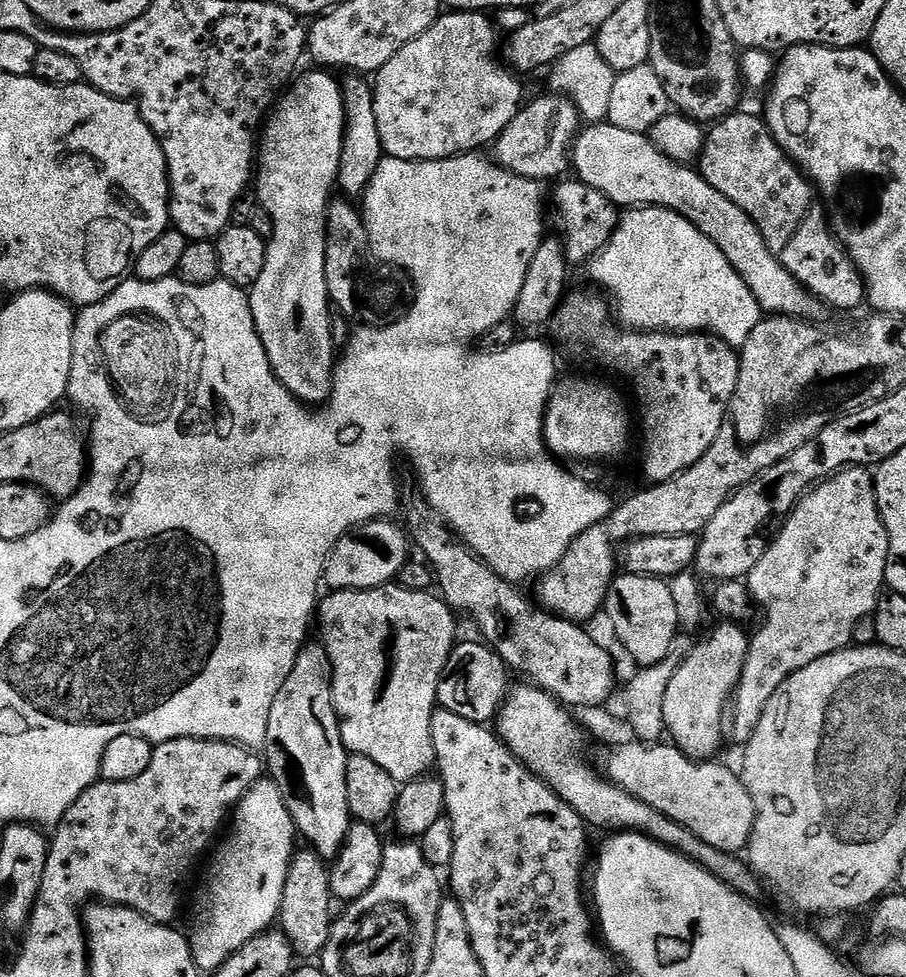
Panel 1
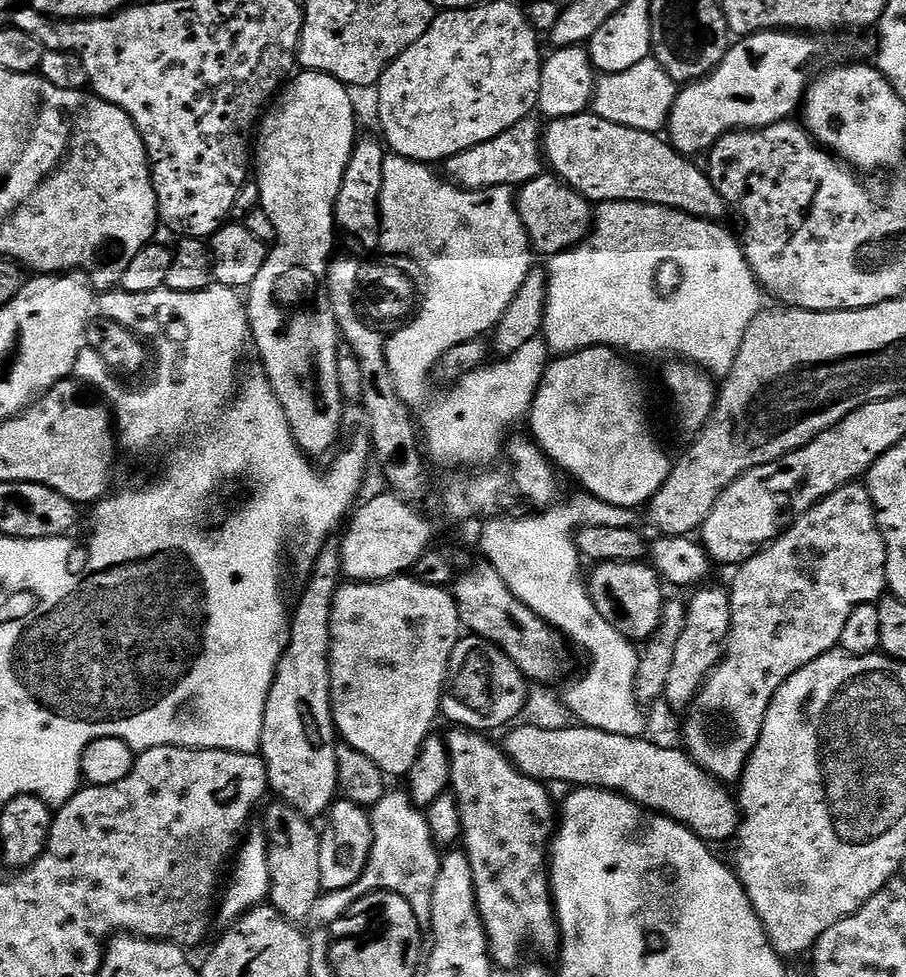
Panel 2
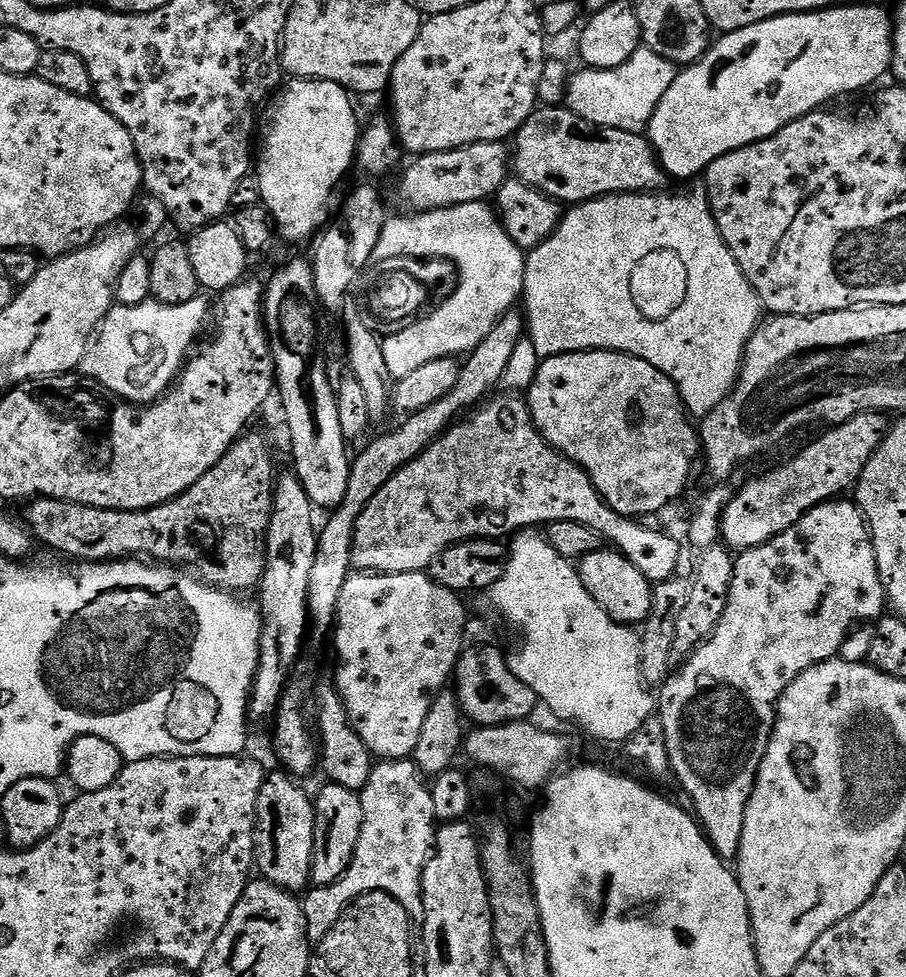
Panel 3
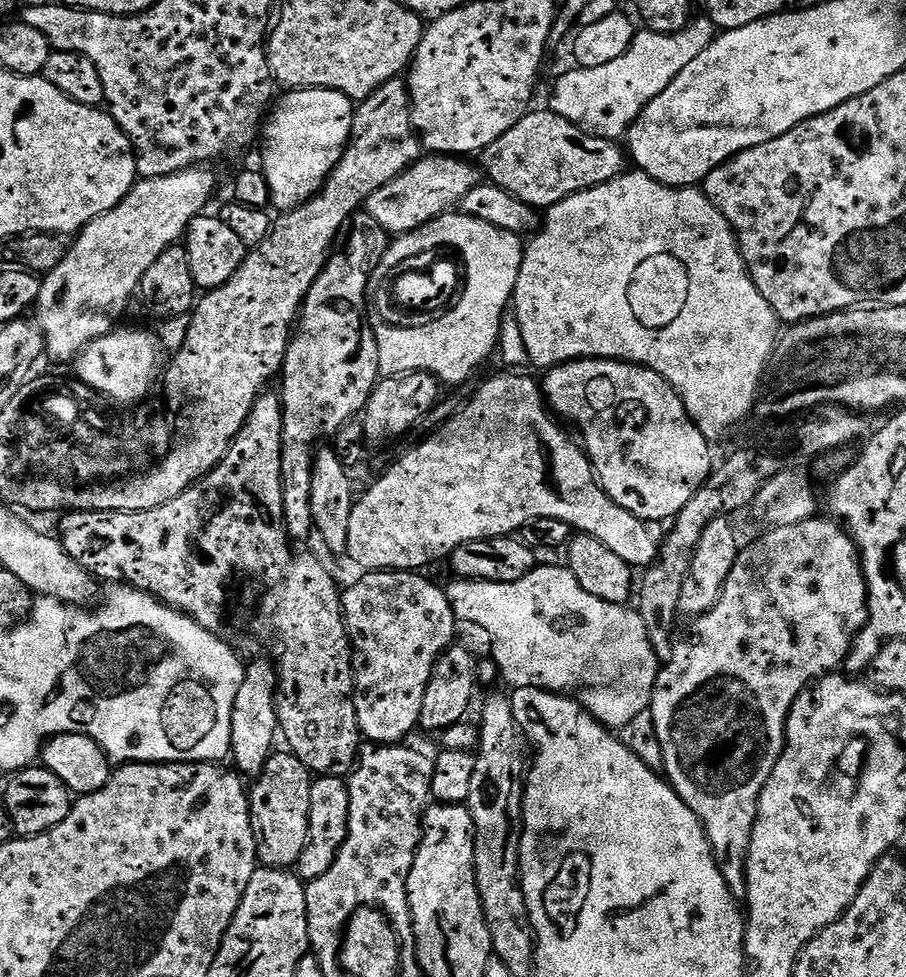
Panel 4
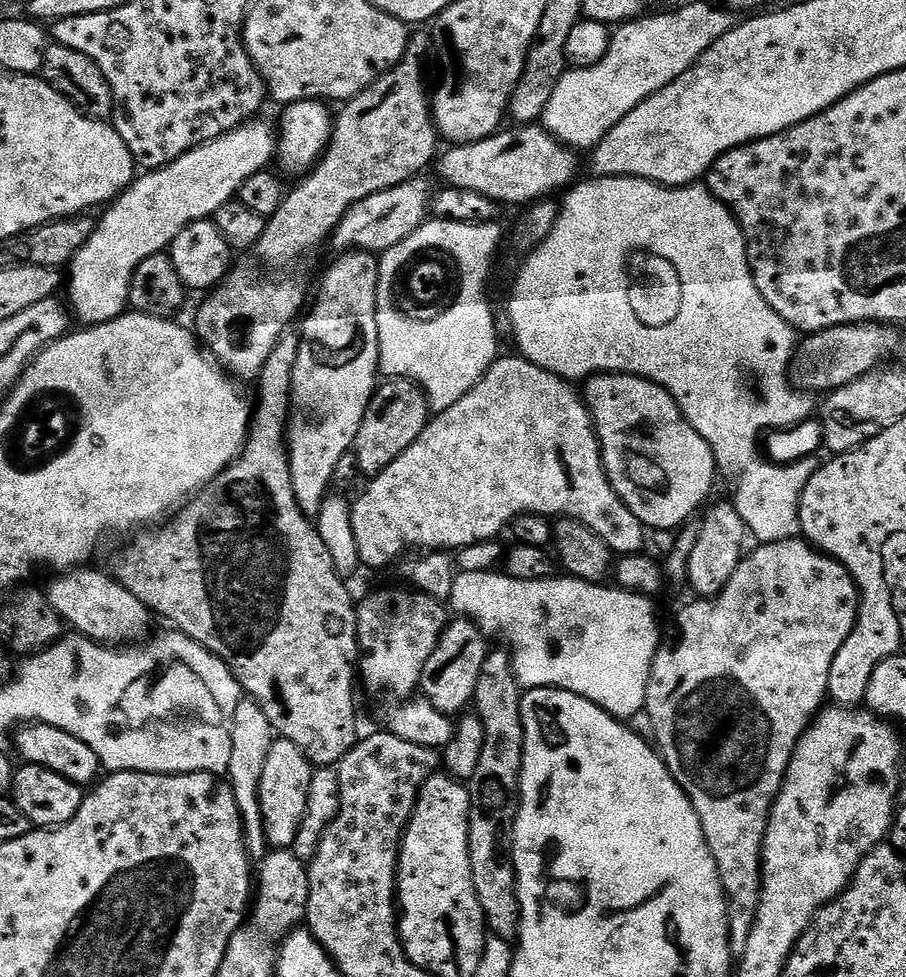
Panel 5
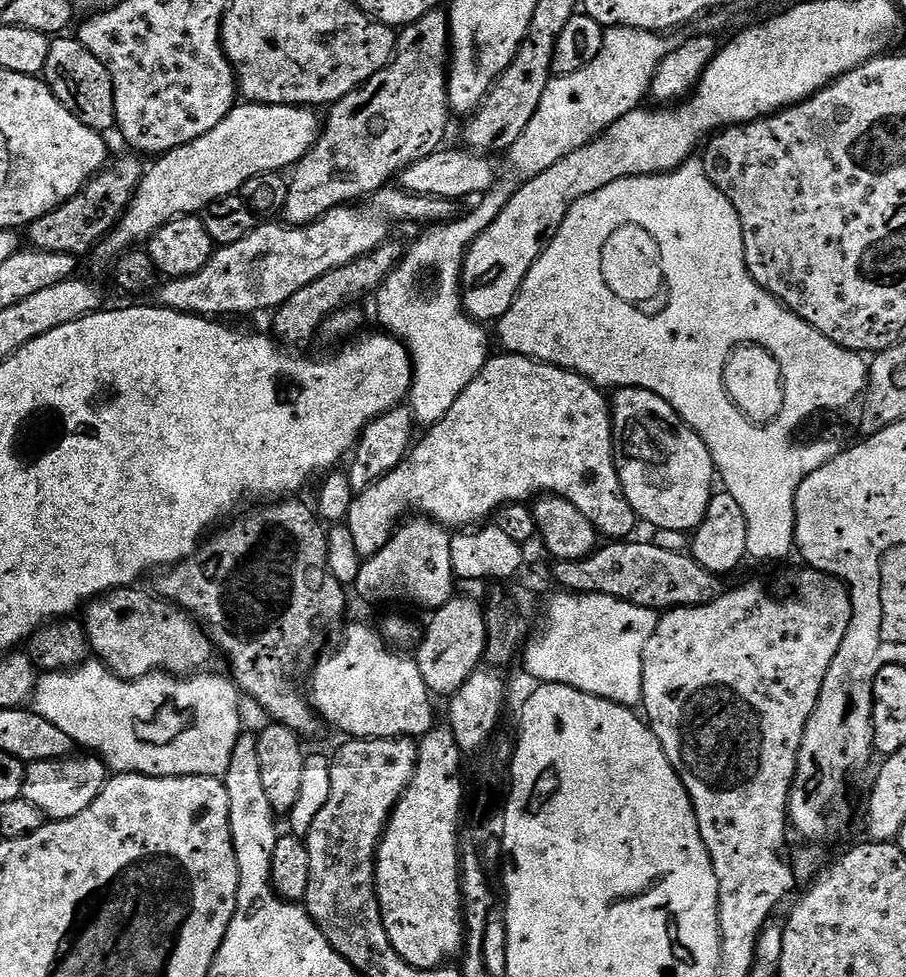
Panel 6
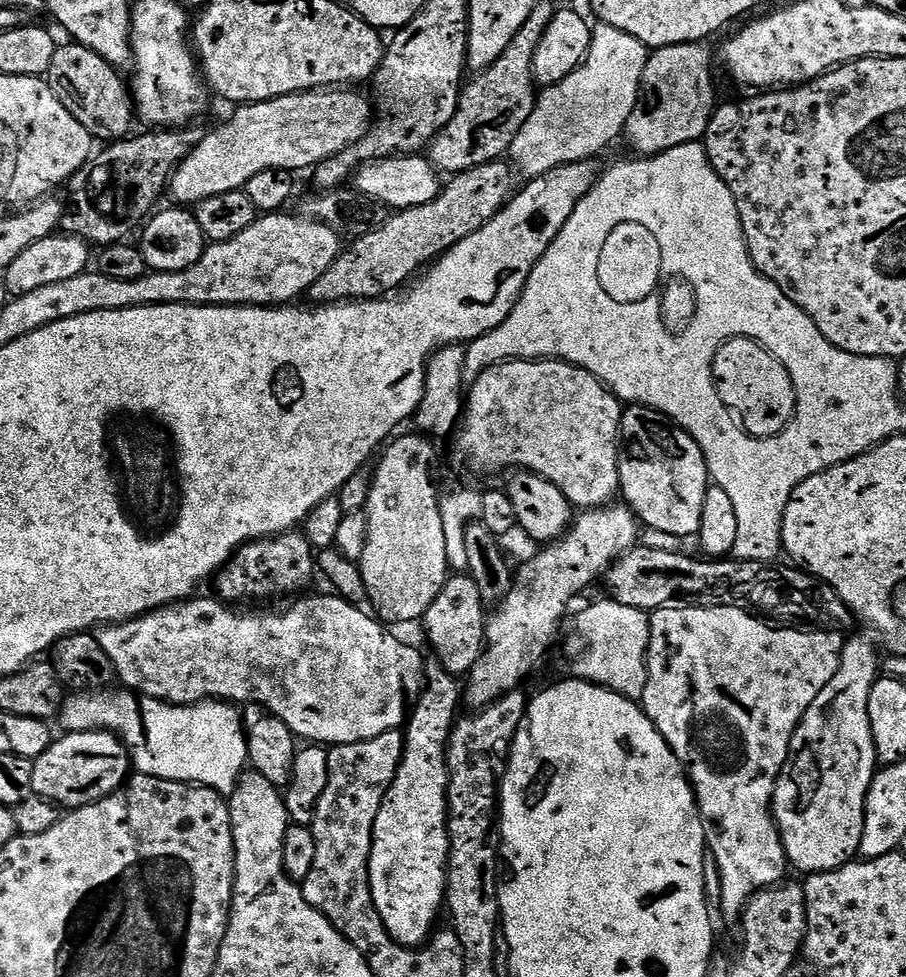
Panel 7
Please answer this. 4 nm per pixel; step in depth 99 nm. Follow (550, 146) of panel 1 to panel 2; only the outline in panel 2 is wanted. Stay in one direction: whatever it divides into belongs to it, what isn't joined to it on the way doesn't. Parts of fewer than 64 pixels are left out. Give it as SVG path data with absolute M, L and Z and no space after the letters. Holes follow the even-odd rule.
M536 118L523 120L510 126L510 130L498 134L498 138L490 138L490 142L482 142L470 150L462 150L462 154L443 161L443 175L457 188L507 188L530 182L546 168L542 151L542 124L539 122L541 123Z

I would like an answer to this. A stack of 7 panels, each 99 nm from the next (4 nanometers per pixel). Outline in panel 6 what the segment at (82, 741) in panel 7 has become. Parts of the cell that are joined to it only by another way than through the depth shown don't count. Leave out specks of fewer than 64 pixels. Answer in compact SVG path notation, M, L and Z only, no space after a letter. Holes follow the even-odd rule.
M84 754L81 760L39 760L27 765L24 769L24 785L22 799L30 802L30 806L38 806L42 814L49 820L65 820L74 818L74 814L82 814L94 798L103 790L110 775L110 769L99 755Z

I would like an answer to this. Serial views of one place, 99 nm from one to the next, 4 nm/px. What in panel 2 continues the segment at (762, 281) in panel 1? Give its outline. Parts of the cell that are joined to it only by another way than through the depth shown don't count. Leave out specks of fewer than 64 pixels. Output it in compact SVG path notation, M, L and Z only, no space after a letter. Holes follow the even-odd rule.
M591 111L570 118L548 120L542 132L547 164L564 183L589 202L625 200L673 208L698 220L713 222L726 212L724 199L714 190L707 171L681 156L663 135L618 126L615 119L592 116Z

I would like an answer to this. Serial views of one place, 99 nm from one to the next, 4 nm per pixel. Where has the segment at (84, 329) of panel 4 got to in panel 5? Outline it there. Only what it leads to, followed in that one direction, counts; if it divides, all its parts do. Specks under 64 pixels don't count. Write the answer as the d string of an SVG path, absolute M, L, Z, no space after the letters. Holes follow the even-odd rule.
M245 122L234 130L224 132L218 138L206 142L202 146L190 149L182 158L170 162L165 168L145 171L137 175L132 183L103 209L104 217L96 220L94 234L78 250L66 272L66 304L71 315L76 316L84 326L105 324L125 315L130 294L130 278L134 278L134 270L159 252L168 252L174 238L182 234L187 224L215 217L217 210L226 202L230 202L239 193L242 182L250 178L250 174L265 171L273 163L276 155L277 133L268 124Z

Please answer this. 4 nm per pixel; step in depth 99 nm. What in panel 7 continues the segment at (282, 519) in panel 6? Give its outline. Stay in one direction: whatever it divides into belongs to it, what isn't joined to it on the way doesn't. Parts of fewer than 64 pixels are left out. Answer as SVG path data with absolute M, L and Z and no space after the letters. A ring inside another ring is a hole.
M293 530L283 532L280 536L269 536L267 540L253 540L250 544L243 544L237 552L232 553L222 571L215 577L214 584L220 587L218 593L221 601L232 606L244 606L247 600L276 600L287 592L303 593L312 584L312 579L318 576L318 556L303 531Z

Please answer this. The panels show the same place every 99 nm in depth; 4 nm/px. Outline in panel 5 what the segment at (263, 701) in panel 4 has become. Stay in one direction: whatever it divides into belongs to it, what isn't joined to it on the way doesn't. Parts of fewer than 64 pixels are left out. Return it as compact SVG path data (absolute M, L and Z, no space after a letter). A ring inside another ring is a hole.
M241 698L232 719L230 766L226 779L234 790L234 798L238 802L238 810L244 823L244 844L248 848L249 857L256 862L263 861L269 851L268 839L264 833L264 819L260 809L260 783L262 782L262 770L266 766L266 754L270 754L273 739L274 733L270 726L270 718L262 714L262 706L255 704L251 698Z

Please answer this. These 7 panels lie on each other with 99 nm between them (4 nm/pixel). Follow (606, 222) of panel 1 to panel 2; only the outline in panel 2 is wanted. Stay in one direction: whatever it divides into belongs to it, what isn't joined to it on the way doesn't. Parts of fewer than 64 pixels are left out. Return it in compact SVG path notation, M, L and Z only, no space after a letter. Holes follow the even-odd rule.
M541 174L519 185L515 198L528 243L533 253L540 255L541 252L544 258L551 258L567 248L576 247L592 229L593 205L555 174Z

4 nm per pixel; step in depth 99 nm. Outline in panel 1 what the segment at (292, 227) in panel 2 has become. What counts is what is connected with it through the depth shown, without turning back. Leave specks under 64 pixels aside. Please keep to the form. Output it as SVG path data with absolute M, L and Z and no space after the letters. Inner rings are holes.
M324 70L316 71L320 72L308 72L300 81L297 79L279 97L278 103L271 109L270 115L263 125L262 135L258 140L258 171L254 176L254 188L256 184L257 192L255 192L255 195L258 197L259 207L264 208L266 214L272 220L272 235L267 241L268 253L266 254L266 266L262 266L262 274L258 274L258 282L252 285L248 298L248 304L252 308L254 326L258 330L262 346L270 358L272 372L289 394L305 406L320 406L327 401L328 396L332 392L332 370L338 359L338 349L331 342L331 307L328 299L328 291L326 290L326 234L324 233L324 217L330 199L334 194L332 193L332 188L334 192L336 175L338 174L338 162L342 158L342 142L344 141L344 96L341 83L330 77L333 75L330 75Z

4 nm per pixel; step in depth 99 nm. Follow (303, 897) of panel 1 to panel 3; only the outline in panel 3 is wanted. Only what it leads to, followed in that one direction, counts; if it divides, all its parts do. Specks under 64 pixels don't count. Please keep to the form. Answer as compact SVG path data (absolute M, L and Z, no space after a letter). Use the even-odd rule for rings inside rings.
M283 770L269 771L262 782L262 790L258 790L258 806L256 807L256 859L255 867L259 875L274 886L284 888L293 894L300 894L309 887L312 878L312 859L314 858L314 822L316 821L316 805L313 797L289 773Z

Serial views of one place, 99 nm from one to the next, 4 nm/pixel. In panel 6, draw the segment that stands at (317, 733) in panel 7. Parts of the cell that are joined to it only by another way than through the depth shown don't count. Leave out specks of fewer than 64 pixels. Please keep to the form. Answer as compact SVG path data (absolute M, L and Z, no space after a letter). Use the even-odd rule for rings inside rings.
M135 587L118 588L97 596L83 609L82 623L84 633L88 635L88 647L94 653L95 659L108 667L115 676L124 680L137 680L148 676L152 672L167 672L173 675L184 676L196 674L212 660L214 645L205 634L203 628L175 604L157 598L155 595L147 596L144 592L136 592ZM352 624L346 628L343 629L344 641L337 646L336 652L329 651L321 655L311 669L312 681L308 684L308 692L306 688L306 699L316 715L325 725L333 724L338 731L345 732L345 737L354 740L377 740L391 736L419 738L426 735L434 727L433 701L426 686L426 678L422 678L422 670L418 670L415 659L411 655L399 656L391 652L396 650L389 647L377 629L375 632L364 624Z

